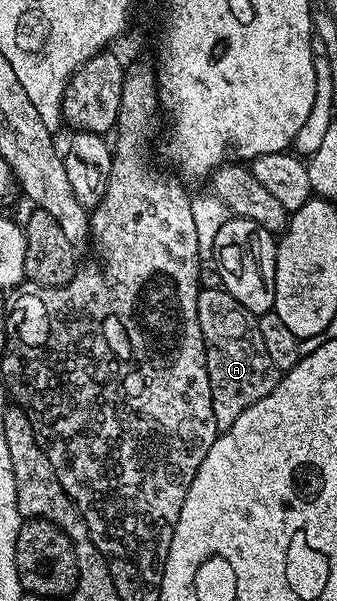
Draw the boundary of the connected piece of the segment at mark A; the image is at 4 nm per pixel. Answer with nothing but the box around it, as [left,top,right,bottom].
[197,286,281,432]

